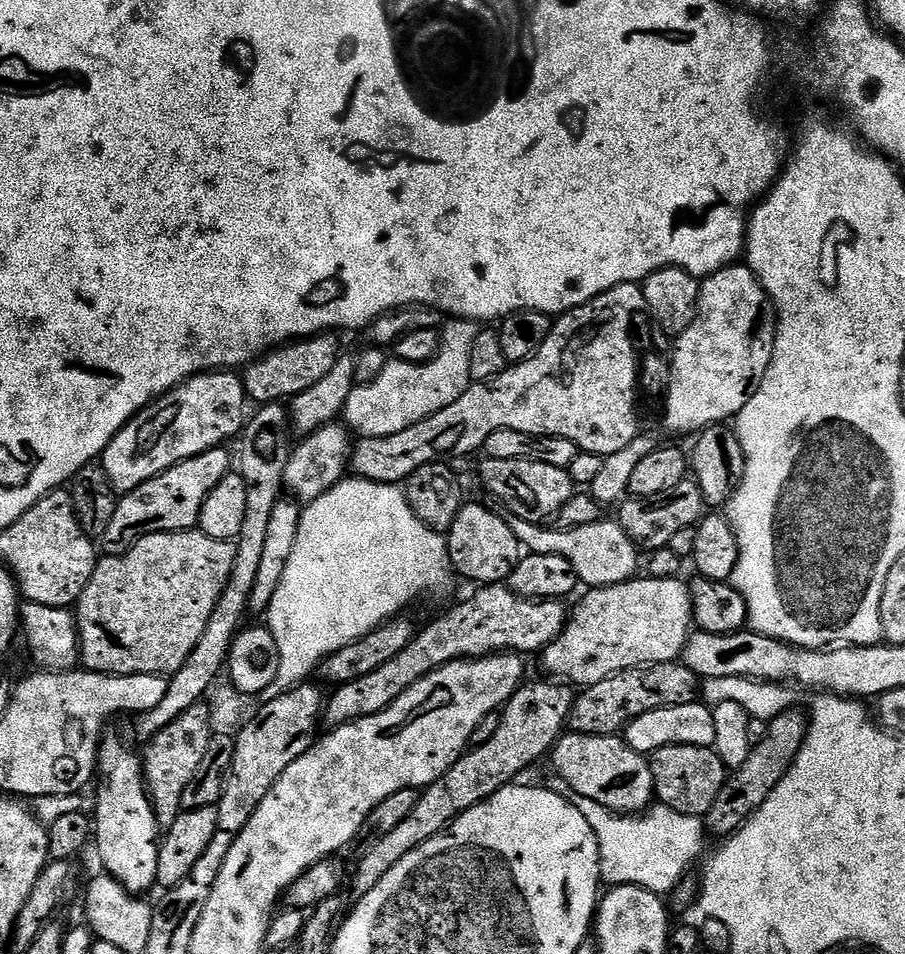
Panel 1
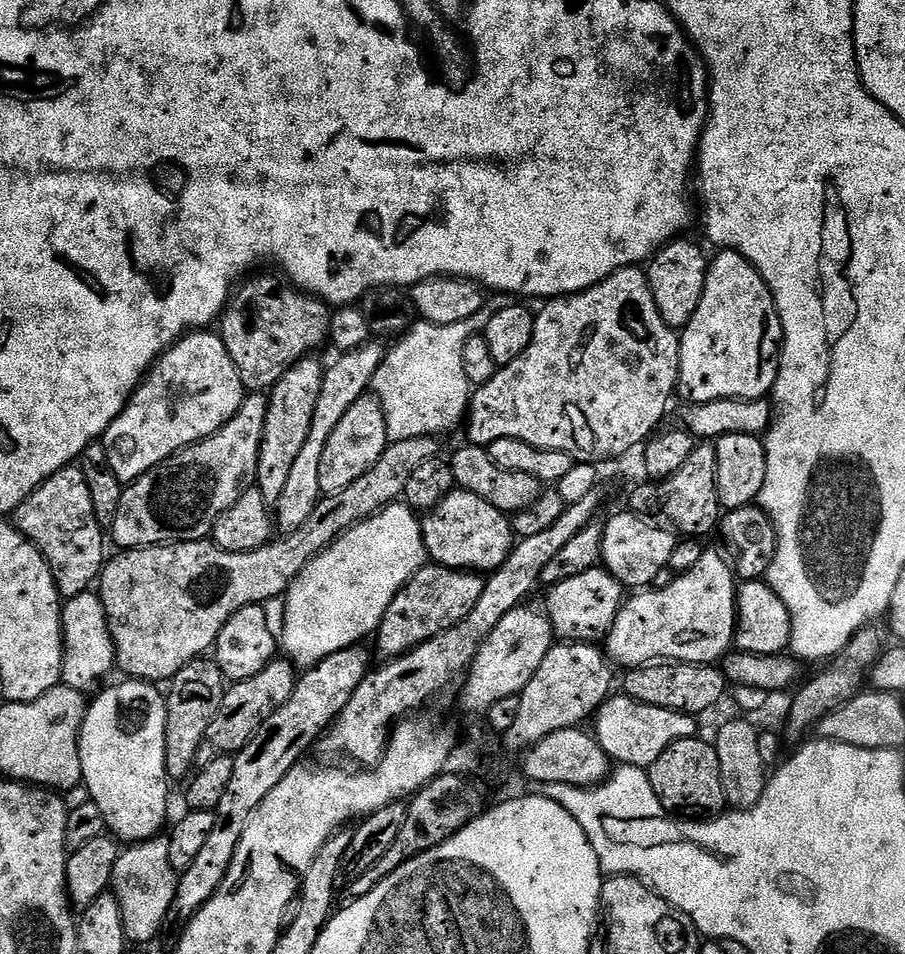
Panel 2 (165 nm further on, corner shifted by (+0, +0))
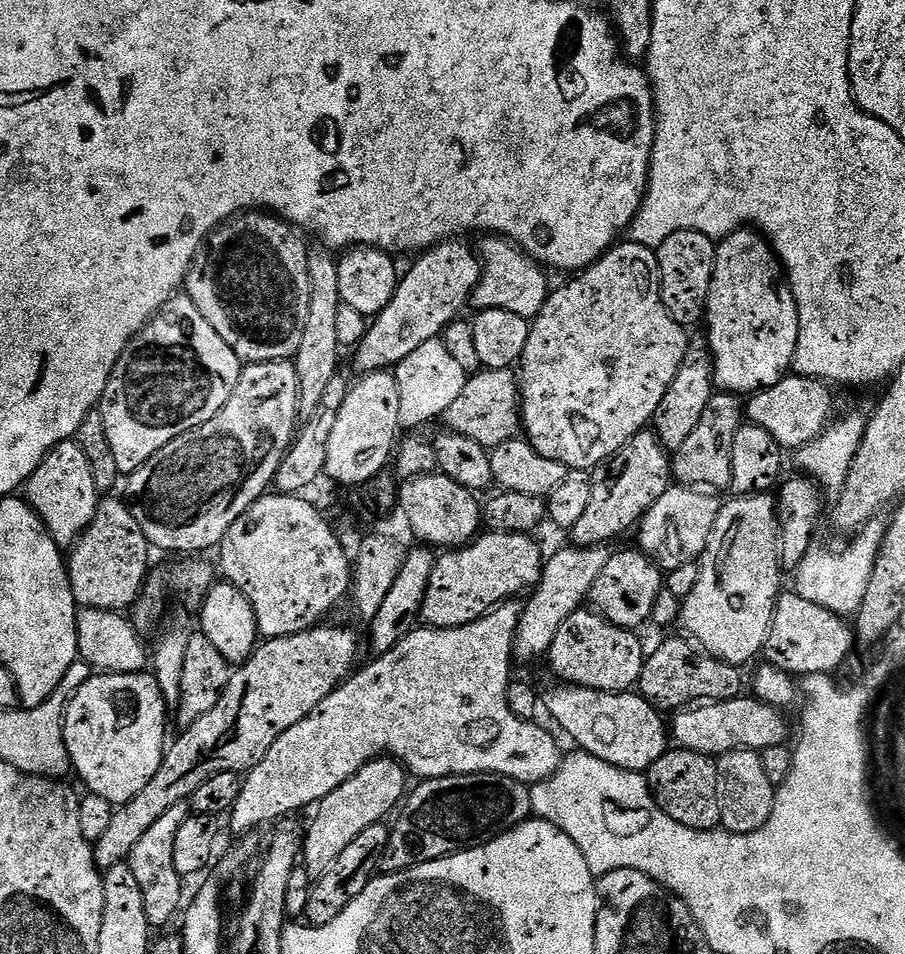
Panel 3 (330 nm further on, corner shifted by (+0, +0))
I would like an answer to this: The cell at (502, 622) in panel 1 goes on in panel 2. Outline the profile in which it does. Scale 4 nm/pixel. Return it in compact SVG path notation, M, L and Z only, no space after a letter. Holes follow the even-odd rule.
M603 566L591 568L582 574L574 574L574 578L566 578L566 582L551 585L547 592L546 615L555 639L573 644L603 641L612 629L614 618L618 618L618 610L626 599L624 585Z

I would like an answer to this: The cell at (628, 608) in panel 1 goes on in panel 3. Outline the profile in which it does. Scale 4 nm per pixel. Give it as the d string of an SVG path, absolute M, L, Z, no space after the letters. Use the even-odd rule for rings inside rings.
M771 495L736 496L732 501L721 503L720 513L714 522L710 542L698 561L700 573L694 590L683 597L679 623L689 637L705 652L717 656L722 662L745 666L764 650L764 643L774 627L778 601L782 591L780 572L782 565L778 555L778 504Z

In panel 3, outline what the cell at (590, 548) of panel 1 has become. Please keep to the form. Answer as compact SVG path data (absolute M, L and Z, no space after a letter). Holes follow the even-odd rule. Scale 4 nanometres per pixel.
M668 487L666 494L662 494L662 498L658 498L658 502L654 502L654 506L650 506L650 510L640 520L638 525L638 533L640 532L639 551L646 553L665 573L672 572L678 566L697 563L700 557L704 555L706 546L710 542L714 522L720 513L721 501L715 500L712 496L715 495L699 488Z

